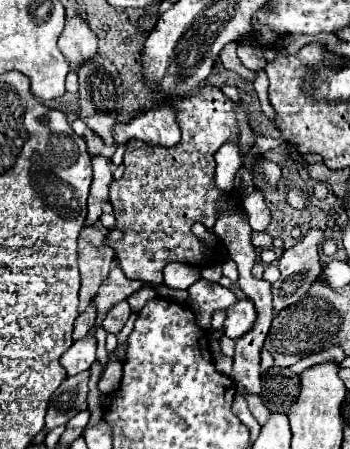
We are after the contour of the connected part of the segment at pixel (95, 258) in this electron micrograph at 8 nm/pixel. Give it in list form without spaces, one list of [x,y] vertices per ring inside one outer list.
[[[96,223],[94,229],[84,227],[80,231],[80,237],[78,237],[78,267],[82,277],[80,307],[78,307],[80,313],[90,305],[90,299],[96,295],[102,281],[108,277],[110,269],[114,267],[116,255],[112,247],[102,245],[106,235],[108,235],[108,229],[104,229],[102,223]]]

